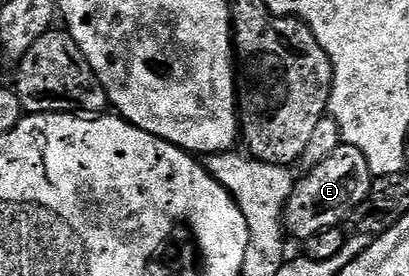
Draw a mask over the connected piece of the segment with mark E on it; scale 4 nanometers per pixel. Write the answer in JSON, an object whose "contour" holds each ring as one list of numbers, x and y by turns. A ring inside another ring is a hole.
{"contour":[[346,143,339,145,327,160,321,161,304,176,295,181,283,218,287,233,302,242,330,227,343,225,349,219,351,211,367,198,374,179,368,168,368,160,361,150]]}

